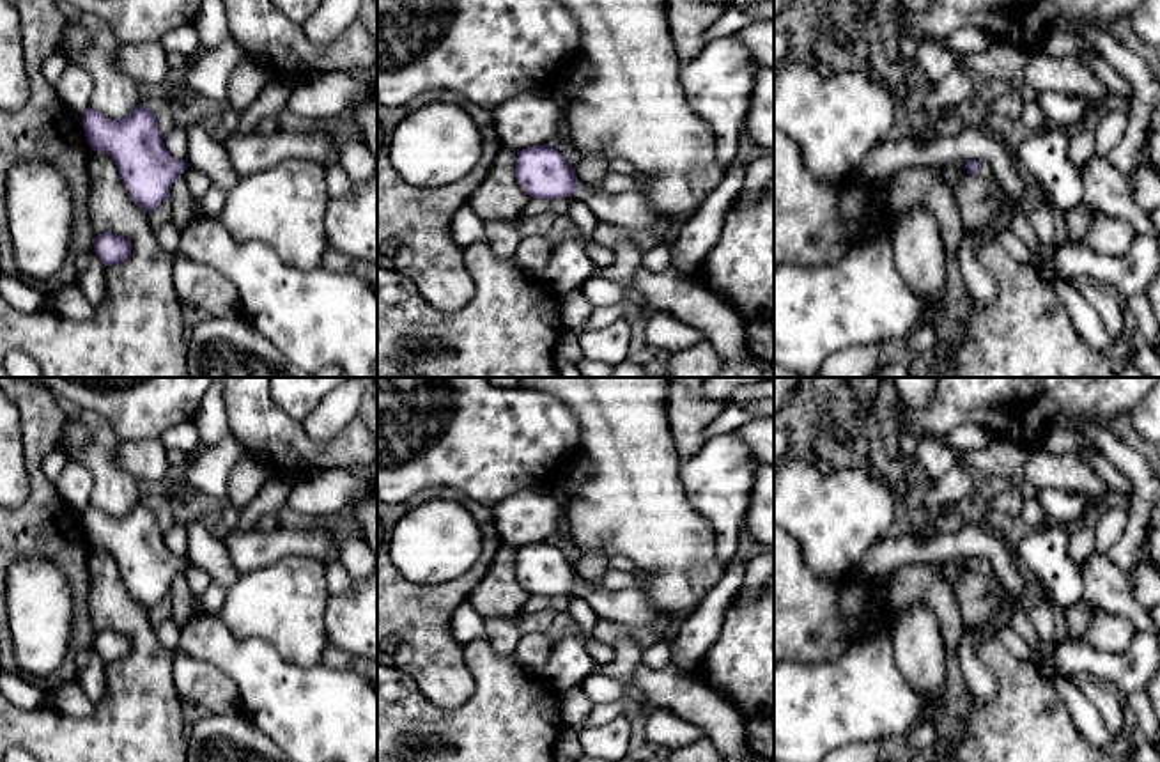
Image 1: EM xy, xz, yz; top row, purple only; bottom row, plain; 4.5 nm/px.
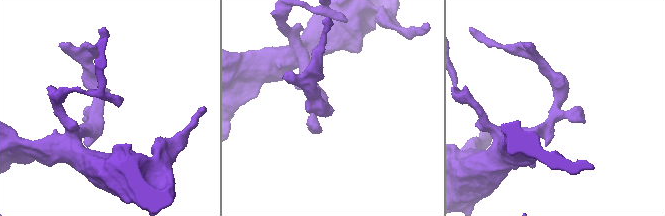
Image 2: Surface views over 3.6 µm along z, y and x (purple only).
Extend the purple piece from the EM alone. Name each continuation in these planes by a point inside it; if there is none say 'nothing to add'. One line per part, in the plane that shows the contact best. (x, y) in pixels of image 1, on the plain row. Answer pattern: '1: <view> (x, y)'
1: xz (631, 605)

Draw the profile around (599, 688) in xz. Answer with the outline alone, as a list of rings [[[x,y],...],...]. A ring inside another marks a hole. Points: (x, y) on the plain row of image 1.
[[[592,673],[579,684],[583,695],[593,704],[602,705],[627,695],[629,684],[604,673]]]

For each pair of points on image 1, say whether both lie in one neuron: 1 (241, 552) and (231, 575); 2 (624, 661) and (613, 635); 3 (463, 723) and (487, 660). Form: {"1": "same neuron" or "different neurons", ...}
{"1": "different neurons", "2": "different neurons", "3": "same neuron"}

